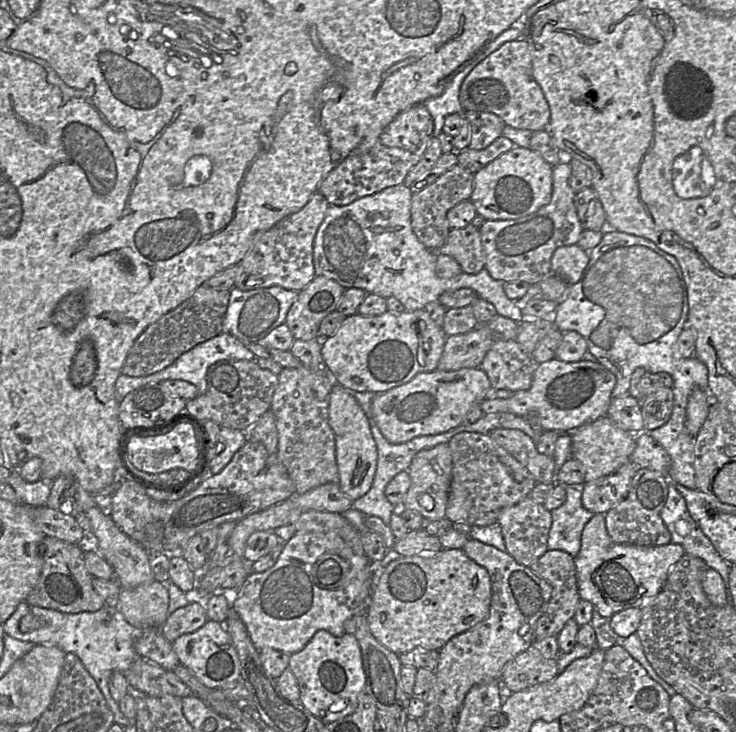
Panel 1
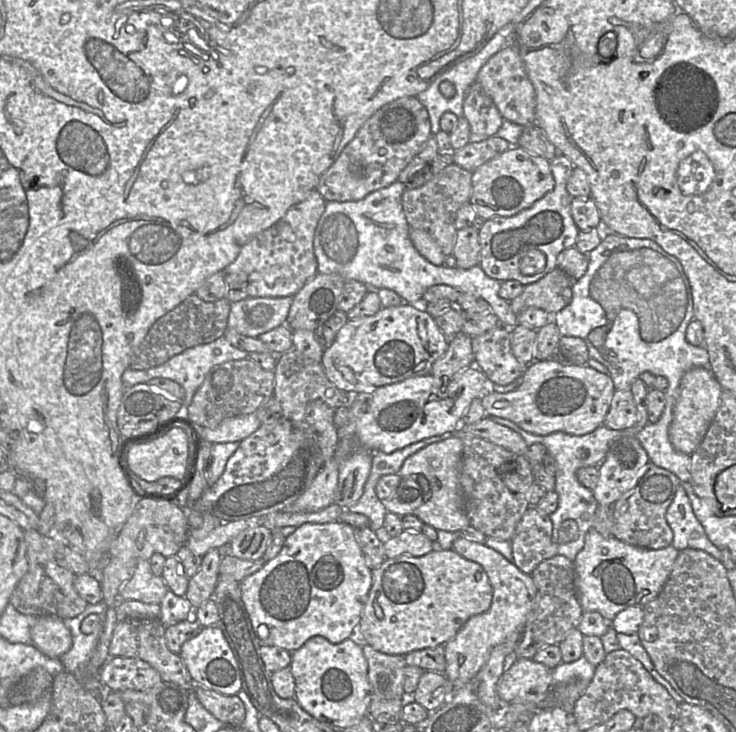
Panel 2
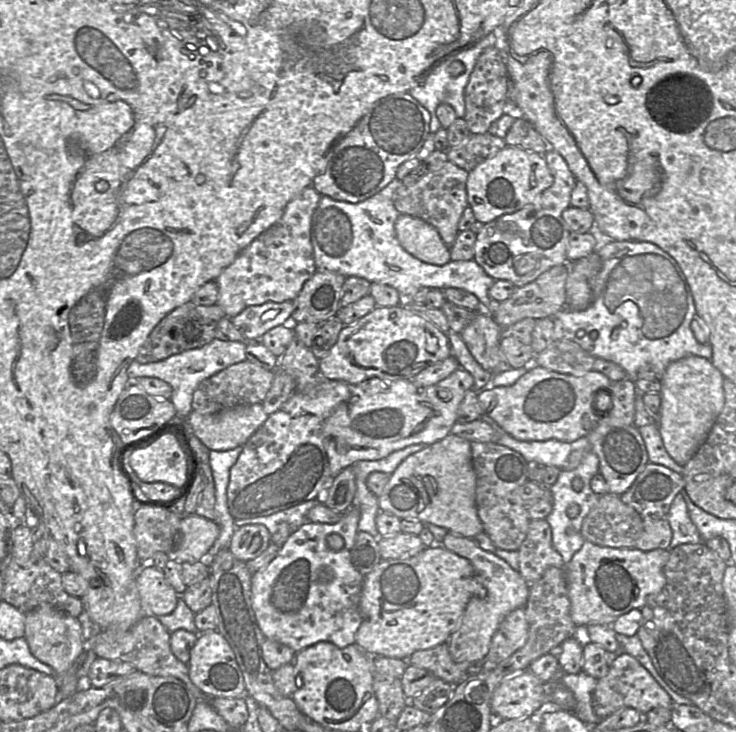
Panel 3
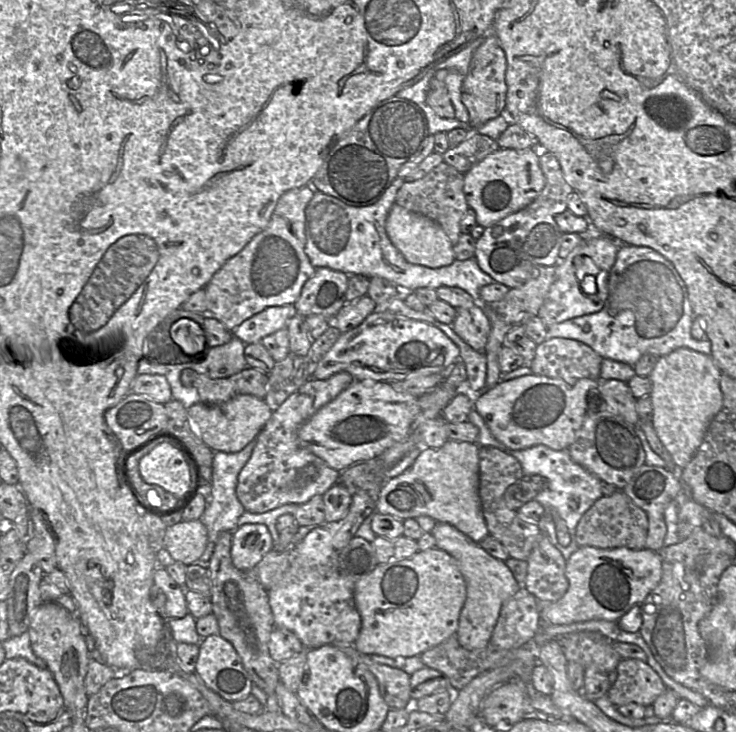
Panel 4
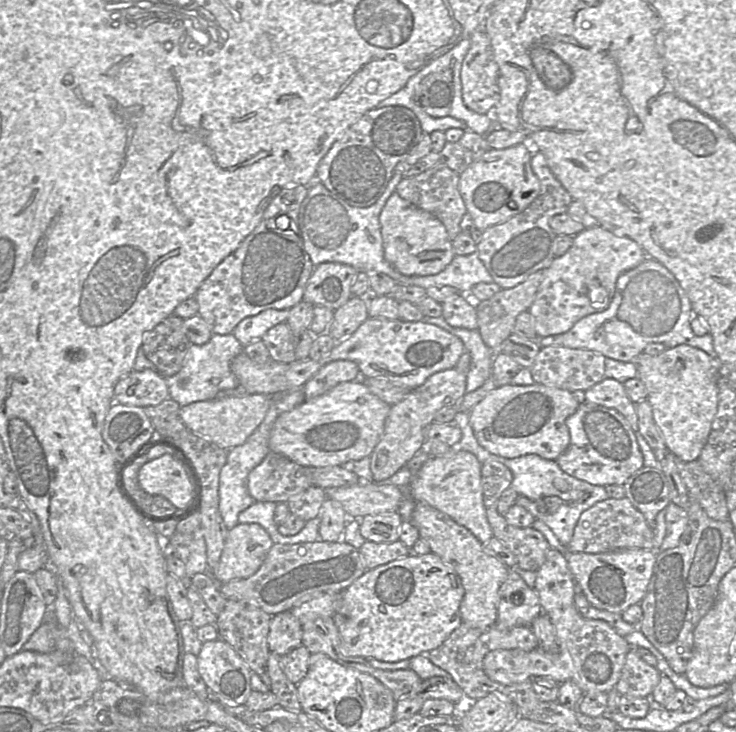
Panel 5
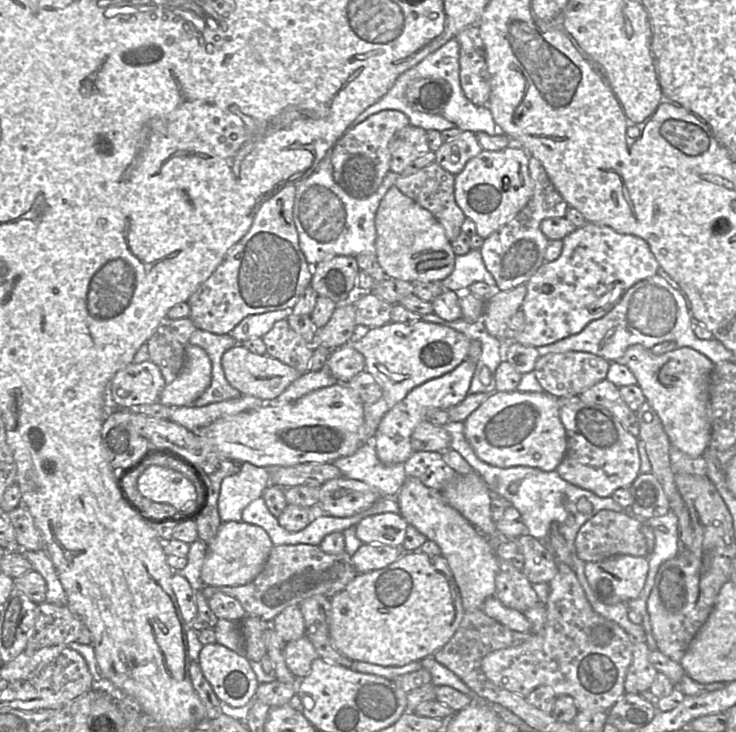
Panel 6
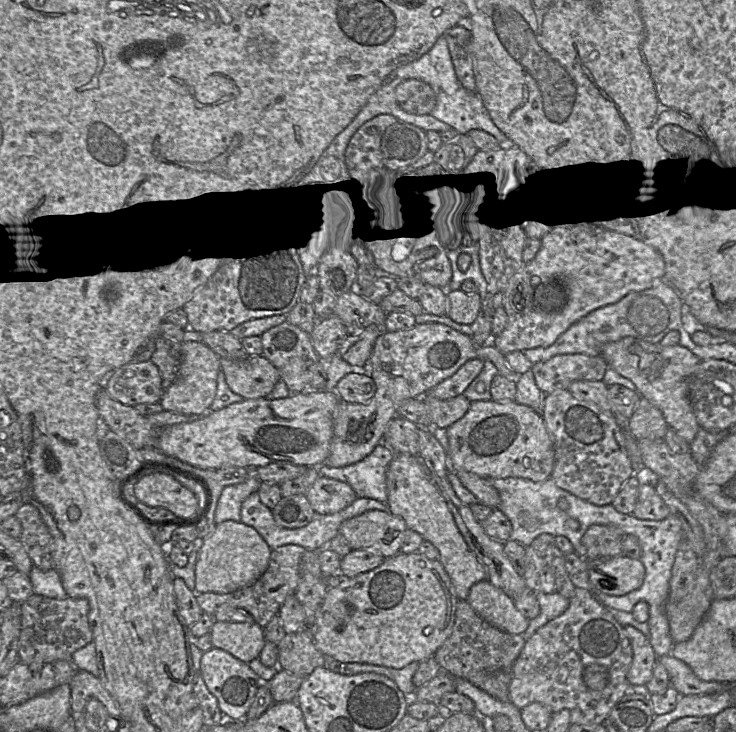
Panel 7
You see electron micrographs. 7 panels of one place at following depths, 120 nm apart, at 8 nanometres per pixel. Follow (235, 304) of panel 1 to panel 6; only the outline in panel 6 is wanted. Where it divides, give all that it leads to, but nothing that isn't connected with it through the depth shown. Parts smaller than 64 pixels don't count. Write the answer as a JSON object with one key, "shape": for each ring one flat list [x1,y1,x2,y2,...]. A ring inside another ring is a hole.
{"shape":[[285,308,249,315,242,319,229,334,238,343,242,343,251,338,262,338,270,331,276,321,287,319,291,313,291,308]]}

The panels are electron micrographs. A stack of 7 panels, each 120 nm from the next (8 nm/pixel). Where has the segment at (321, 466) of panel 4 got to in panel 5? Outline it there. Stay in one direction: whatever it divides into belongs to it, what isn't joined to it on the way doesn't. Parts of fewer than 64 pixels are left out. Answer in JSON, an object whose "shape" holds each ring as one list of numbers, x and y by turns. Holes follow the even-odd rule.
{"shape":[[336,360,323,366,308,382,303,385,306,399,322,395,342,382,362,379,356,362],[270,451,249,473,247,486,255,501,288,502,293,496,313,486,311,466,300,465,279,453]]}

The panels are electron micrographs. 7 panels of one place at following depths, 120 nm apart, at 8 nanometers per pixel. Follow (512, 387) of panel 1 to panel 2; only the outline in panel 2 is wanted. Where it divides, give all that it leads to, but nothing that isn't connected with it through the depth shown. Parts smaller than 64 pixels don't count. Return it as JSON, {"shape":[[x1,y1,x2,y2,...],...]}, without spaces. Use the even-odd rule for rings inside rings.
{"shape":[[501,325,479,336,472,337,474,363,494,384,507,385,522,377,526,366,518,362,511,349,510,329]]}

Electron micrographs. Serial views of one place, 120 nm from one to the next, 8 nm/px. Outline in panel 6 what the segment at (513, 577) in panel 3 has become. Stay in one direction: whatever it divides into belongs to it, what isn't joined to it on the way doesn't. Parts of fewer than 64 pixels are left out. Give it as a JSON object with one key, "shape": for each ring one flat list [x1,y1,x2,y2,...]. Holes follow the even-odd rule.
{"shape":[[407,477,396,495,399,513,408,524,415,527,428,540,434,541,441,549,461,594,461,601,465,611,481,610,484,601,495,596,495,578,498,572,498,558,495,554,492,541,481,534,457,510,451,507,443,498,440,491,426,487,418,478]]}

